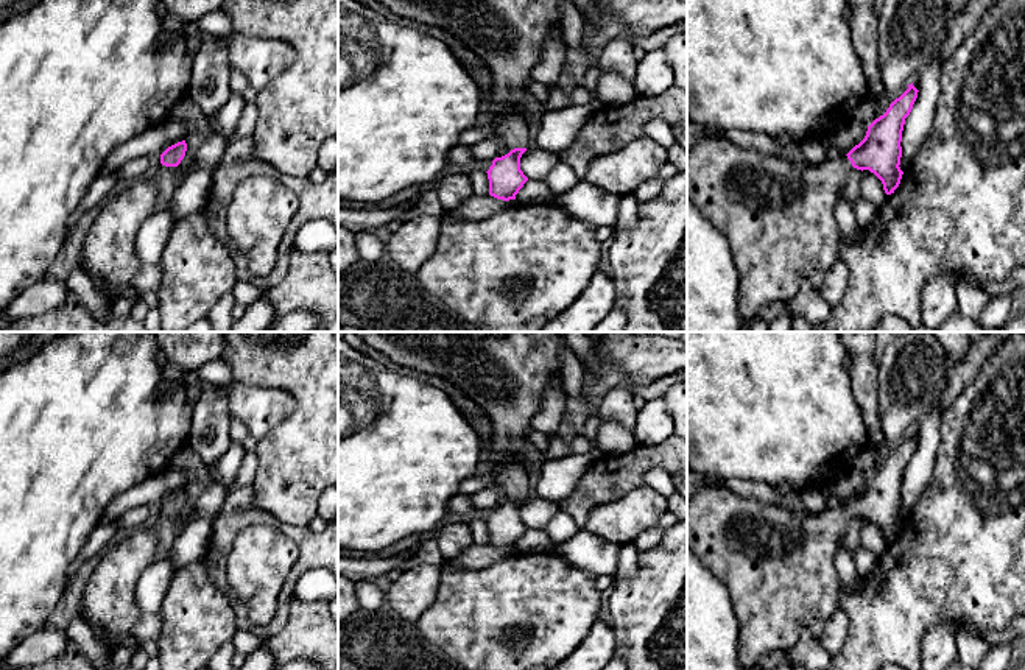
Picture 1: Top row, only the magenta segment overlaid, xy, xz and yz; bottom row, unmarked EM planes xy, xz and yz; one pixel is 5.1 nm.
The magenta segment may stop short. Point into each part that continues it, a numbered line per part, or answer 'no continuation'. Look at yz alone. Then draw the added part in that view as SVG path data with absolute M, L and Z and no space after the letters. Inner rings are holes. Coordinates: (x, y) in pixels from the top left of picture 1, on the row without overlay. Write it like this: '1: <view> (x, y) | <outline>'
1: yz (779, 566) | M704 488L687 502L687 548L729 589L738 633L738 659L746 670L762 656L776 650L790 651L801 633L813 620L827 622L838 609L841 583L835 570L835 556L854 519L846 503L837 503L819 514L790 511L779 505L743 499L726 488Z

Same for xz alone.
1: xz (505, 376) | M358 332L365 343L380 351L391 363L435 374L463 390L483 408L492 422L489 461L495 474L494 486L509 499L527 497L527 453L531 449L528 432L541 407L544 388L553 372L561 371L561 332L505 332L497 338L492 332Z

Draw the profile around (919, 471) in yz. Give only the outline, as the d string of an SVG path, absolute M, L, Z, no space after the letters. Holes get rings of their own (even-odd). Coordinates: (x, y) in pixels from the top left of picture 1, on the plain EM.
M935 405L930 413L919 422L919 441L910 464L905 467L902 480L902 506L900 511L908 516L914 508L922 491L927 488L935 467L936 450L939 447L941 411Z

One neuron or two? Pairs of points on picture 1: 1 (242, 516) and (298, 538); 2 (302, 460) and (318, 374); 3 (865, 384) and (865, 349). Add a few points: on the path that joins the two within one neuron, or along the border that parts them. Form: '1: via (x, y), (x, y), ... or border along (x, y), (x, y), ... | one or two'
1: via (256, 516), (284, 528) | one
2: via (318, 438), (318, 396) | one
3: via (865, 376), (865, 357) | one

